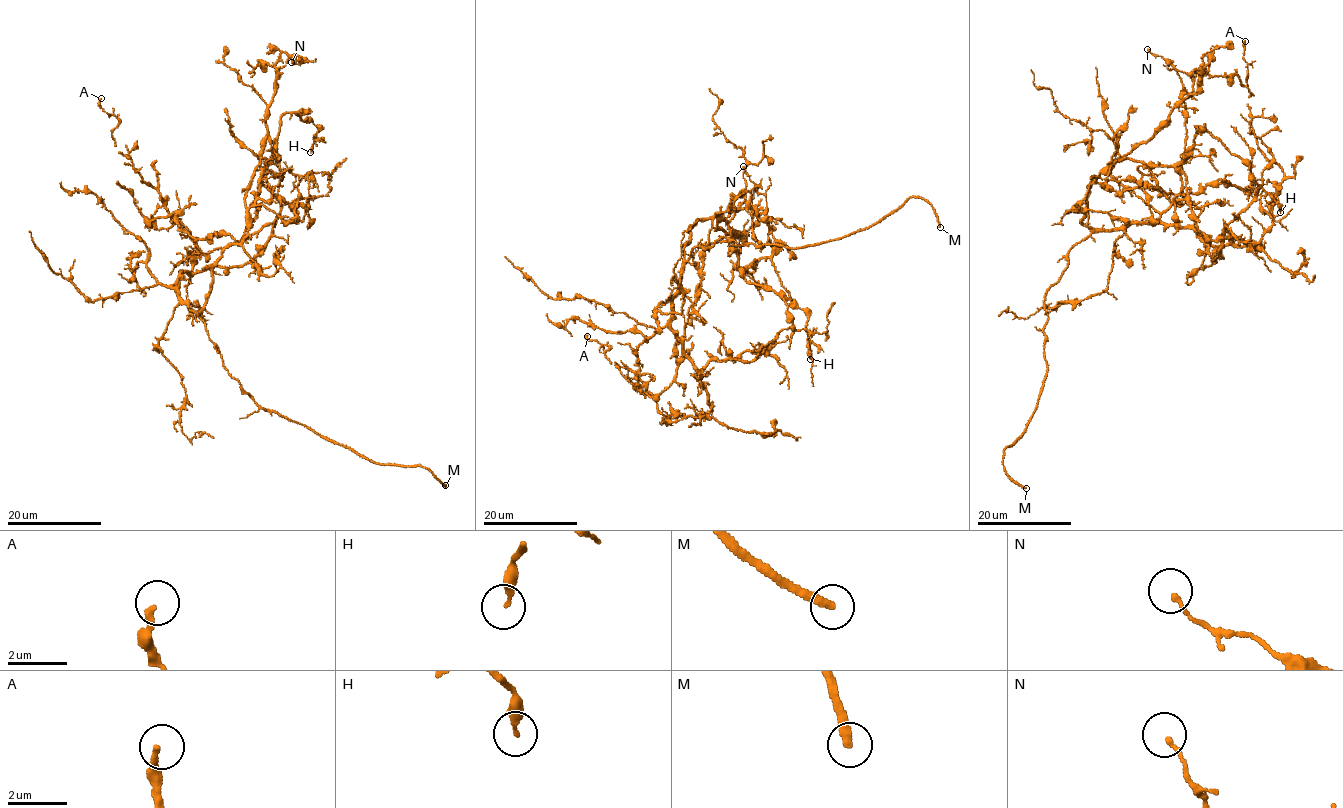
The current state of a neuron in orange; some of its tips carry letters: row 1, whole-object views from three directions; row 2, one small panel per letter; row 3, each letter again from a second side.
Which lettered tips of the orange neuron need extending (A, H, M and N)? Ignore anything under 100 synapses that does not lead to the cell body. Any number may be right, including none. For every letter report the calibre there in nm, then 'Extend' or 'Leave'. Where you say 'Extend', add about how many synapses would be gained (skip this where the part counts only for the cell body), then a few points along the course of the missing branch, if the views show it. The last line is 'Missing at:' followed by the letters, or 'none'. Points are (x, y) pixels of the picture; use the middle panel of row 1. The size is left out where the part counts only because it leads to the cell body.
A: Thickness 190 nm. Leave
H: Thickness 170 nm. Leave
M: Thickness 280 nm. Extend
N: Thickness 140 nm. Leave
Missing at: M

